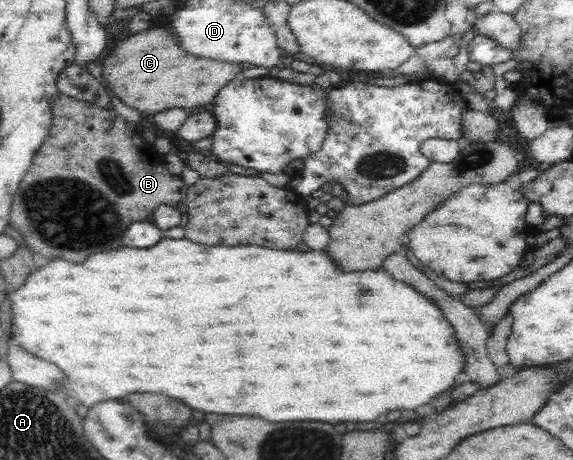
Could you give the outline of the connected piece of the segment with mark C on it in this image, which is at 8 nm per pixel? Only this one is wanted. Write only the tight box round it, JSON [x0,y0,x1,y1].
[100,28,247,113]

